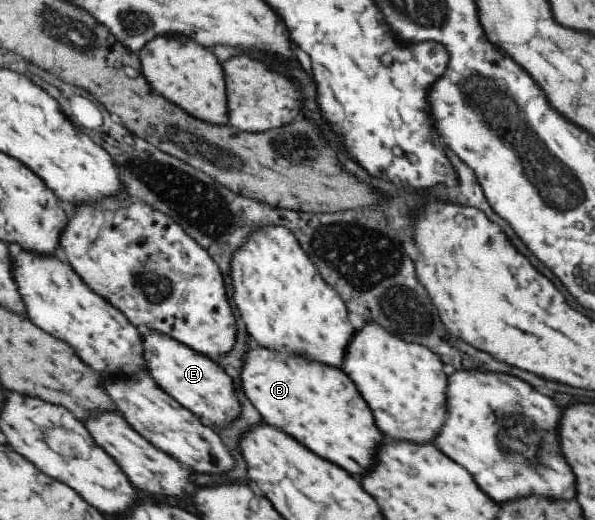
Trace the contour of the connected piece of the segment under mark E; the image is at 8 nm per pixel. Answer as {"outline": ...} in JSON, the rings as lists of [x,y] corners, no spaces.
{"outline":[[[143,324],[138,325],[141,335],[145,337],[144,357],[149,363],[149,373],[157,384],[167,393],[172,394],[194,414],[207,418],[212,426],[227,426],[241,412],[241,401],[237,397],[233,377],[228,374],[215,359],[195,351],[185,342],[173,338],[171,334],[157,332]]]}

